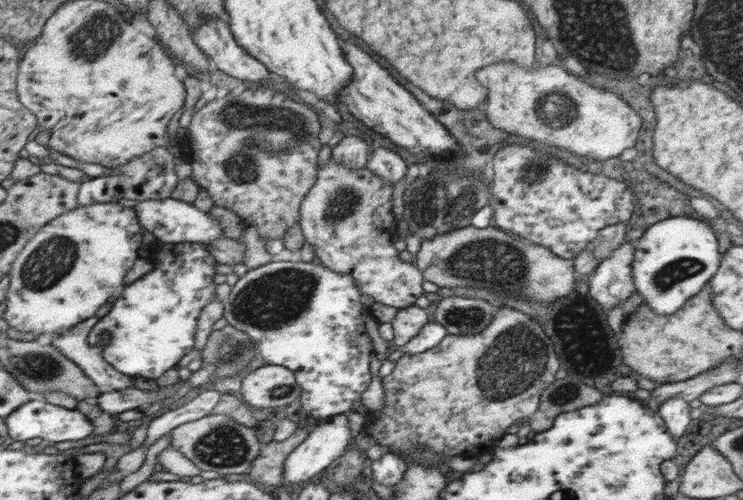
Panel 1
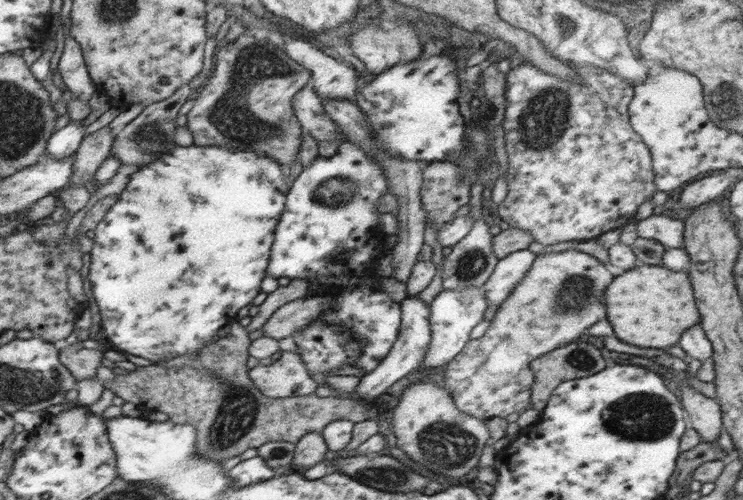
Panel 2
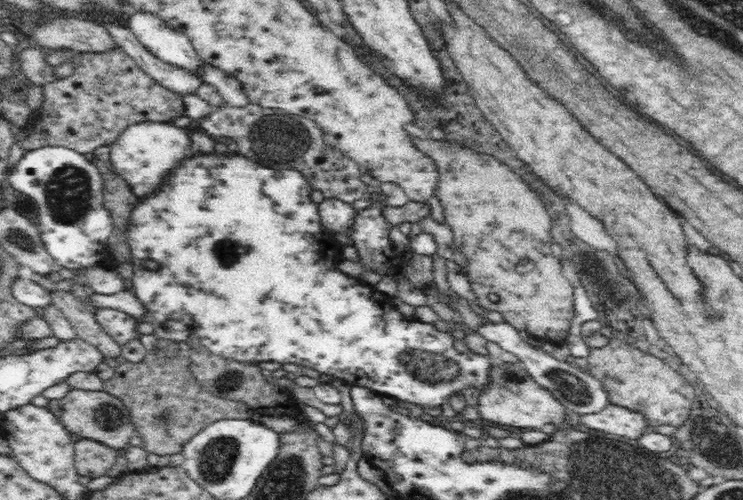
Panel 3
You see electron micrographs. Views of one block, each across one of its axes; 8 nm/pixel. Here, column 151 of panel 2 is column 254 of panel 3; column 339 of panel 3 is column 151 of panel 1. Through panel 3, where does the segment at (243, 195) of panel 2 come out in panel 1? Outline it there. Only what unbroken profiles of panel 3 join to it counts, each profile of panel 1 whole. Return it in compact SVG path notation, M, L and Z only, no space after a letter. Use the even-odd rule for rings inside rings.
M157 242L153 250L153 270L143 274L139 280L123 288L123 294L115 298L111 304L111 310L101 318L101 322L93 328L89 342L91 346L97 346L101 340L101 334L109 338L107 344L103 344L103 360L111 364L117 372L125 376L141 376L145 380L159 378L165 370L175 368L175 364L193 350L195 344L195 330L197 330L197 318L201 310L215 300L215 266L217 258L211 252L211 246L201 242Z

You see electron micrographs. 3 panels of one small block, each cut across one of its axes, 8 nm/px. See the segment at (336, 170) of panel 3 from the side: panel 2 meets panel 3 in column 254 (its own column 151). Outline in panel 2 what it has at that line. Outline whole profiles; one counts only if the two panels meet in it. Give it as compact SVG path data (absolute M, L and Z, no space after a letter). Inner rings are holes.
M187 84L177 94L171 94L171 98L165 98L161 102L155 102L155 104L145 106L145 110L141 110L139 116L133 122L129 122L119 134L113 136L115 140L111 144L111 154L109 156L115 156L121 164L135 164L137 168L141 168L145 164L151 164L151 160L157 160L163 154L171 152L177 146L173 142L173 132L177 128L175 126L177 110L181 108L183 102L187 102L193 96L195 96L195 92Z

